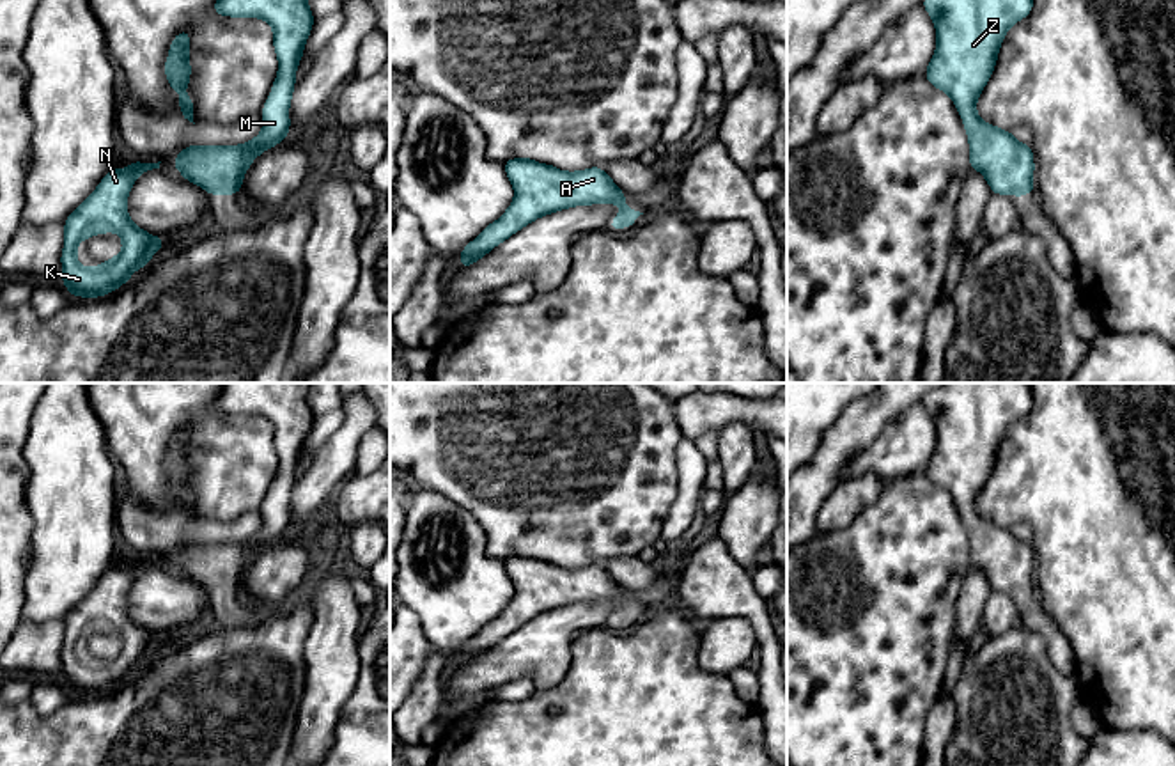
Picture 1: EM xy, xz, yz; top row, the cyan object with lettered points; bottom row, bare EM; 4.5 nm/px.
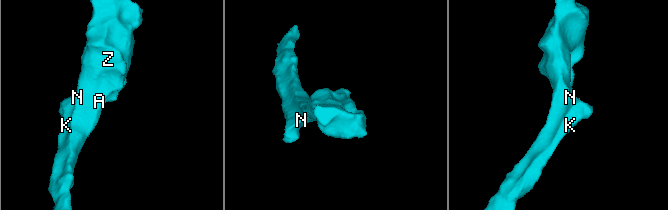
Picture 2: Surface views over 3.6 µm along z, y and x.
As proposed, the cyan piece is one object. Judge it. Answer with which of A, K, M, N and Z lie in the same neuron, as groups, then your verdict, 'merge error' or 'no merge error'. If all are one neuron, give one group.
A K M N Z | no merge error

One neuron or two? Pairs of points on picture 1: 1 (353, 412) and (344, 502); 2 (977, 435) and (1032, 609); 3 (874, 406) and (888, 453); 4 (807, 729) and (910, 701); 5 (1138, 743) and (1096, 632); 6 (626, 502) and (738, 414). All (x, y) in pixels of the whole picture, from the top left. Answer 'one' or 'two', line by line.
1: two
2: one
3: two
4: one
5: two
6: two

